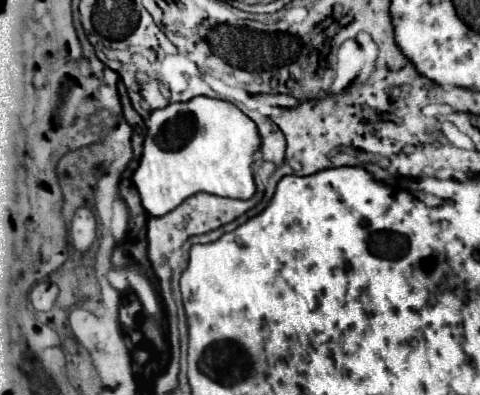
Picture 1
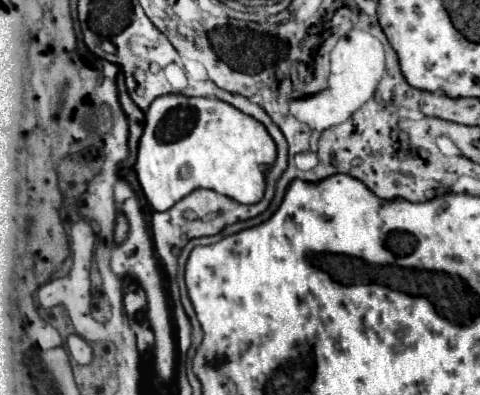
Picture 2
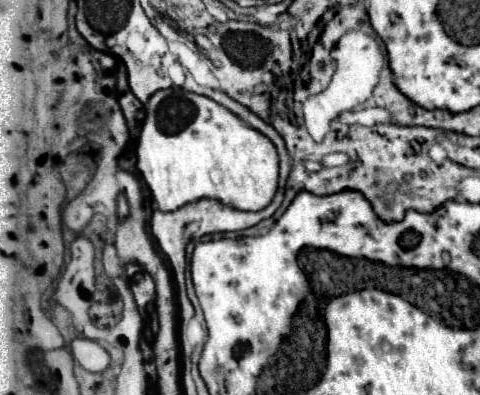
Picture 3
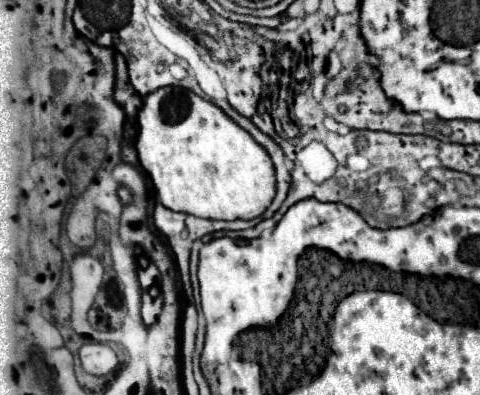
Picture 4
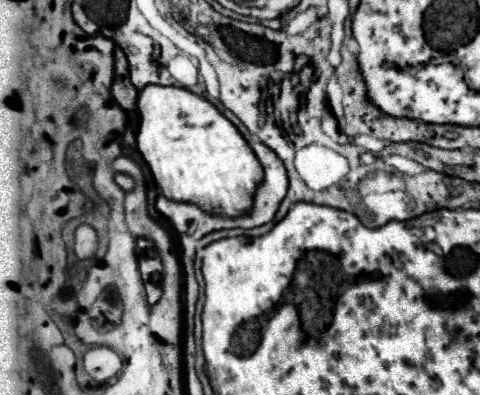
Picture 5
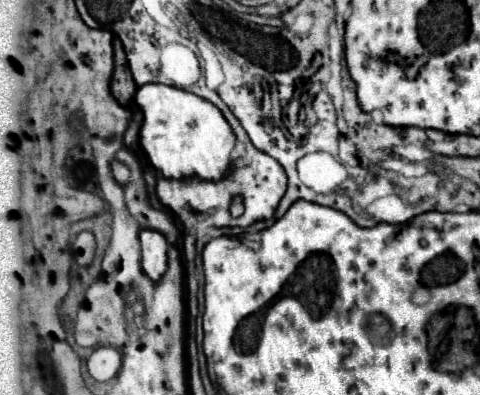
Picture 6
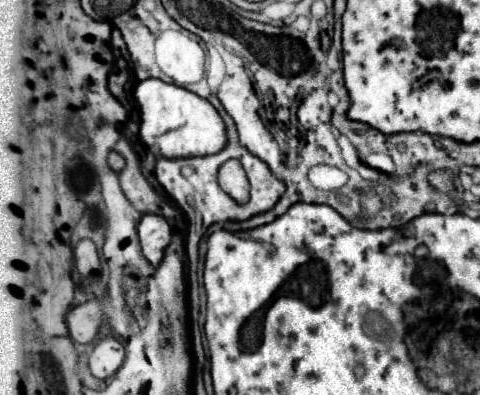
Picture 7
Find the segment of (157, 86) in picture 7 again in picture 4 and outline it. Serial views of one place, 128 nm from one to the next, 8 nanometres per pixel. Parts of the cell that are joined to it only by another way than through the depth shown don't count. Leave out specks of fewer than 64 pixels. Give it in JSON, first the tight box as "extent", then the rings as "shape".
{"extent":[138,88,276,220],"shape":[[[158,88],[144,98],[138,124],[138,158],[166,208],[214,220],[252,220],[272,204],[276,170],[270,154],[216,104],[184,88]]]}

